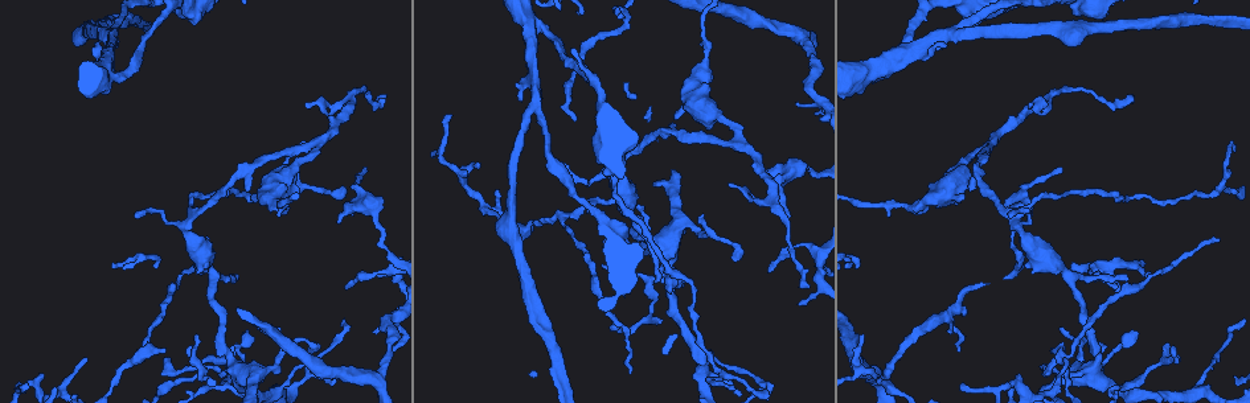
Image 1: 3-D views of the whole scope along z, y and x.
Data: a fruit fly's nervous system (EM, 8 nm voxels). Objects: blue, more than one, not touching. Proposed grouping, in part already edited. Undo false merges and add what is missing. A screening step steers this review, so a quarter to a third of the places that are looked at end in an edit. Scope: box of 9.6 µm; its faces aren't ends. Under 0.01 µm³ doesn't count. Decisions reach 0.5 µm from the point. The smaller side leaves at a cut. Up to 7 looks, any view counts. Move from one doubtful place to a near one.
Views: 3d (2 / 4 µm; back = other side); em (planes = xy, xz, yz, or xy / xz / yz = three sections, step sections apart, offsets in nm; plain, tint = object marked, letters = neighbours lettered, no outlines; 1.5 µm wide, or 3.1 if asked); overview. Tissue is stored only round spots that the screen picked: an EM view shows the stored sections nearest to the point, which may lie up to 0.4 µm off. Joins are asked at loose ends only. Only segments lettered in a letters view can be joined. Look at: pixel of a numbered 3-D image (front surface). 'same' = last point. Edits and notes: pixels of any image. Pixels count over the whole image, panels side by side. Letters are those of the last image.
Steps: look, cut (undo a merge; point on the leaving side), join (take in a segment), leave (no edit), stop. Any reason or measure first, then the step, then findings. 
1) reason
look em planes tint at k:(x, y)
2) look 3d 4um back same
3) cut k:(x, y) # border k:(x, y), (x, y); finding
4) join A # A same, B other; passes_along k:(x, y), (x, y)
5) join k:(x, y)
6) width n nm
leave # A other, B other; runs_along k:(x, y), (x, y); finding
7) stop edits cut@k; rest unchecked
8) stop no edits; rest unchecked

narrows sharply
look em yz step 8 tint at 1:(378, 273)

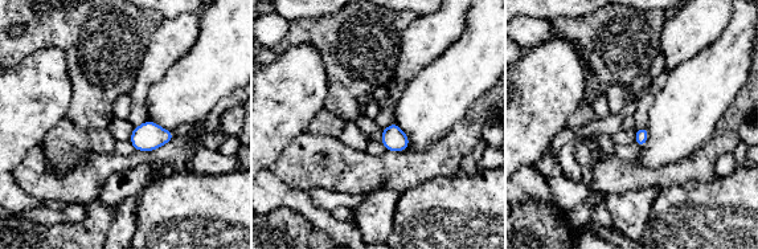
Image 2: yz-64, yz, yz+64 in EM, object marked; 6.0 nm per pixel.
look em planes tint same

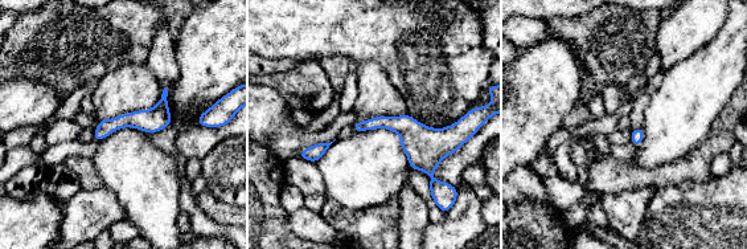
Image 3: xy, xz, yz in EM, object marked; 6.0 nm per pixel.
look em planes letters same

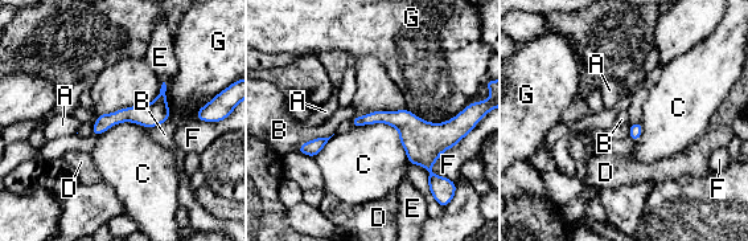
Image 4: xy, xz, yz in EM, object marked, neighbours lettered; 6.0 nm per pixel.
leave # A other, B other, C other, D other, E other, F other, G other; border 4:(353, 127), (391, 125), (409, 163); all the same neuron

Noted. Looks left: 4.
a fork
look em planes tint at 1:(791, 171)

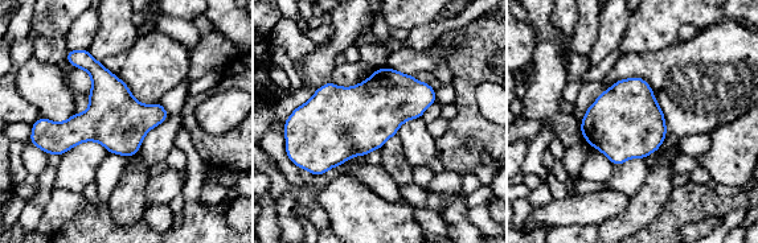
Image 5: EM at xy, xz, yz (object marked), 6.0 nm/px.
look em planes letters same

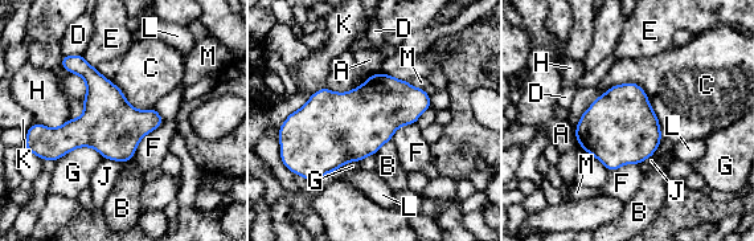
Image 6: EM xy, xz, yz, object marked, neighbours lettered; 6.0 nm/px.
leave # A other, B other, C other, D other, E other, F other, G other, H other, J other, K other, L other, M other; border 6:(610, 86), (644, 92), (655, 151); continuous, no second neuron

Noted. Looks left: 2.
sharp bend
look em xz step 4 tint at 1:(538, 27)

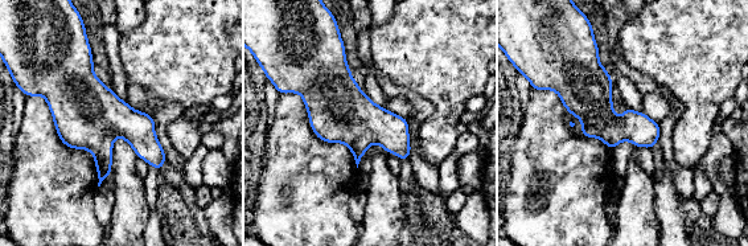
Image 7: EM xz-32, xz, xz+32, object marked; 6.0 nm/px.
look em planes letters same

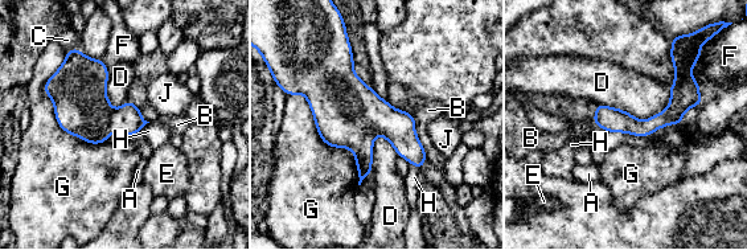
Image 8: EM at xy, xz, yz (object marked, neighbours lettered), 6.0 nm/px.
leave # A other, B other, C other, D other, E other, F other, G other, H other, J other; border 8:(670, 89), (643, 119), (596, 103); one neuron here

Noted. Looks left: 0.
stop no edits; rest unchecked

